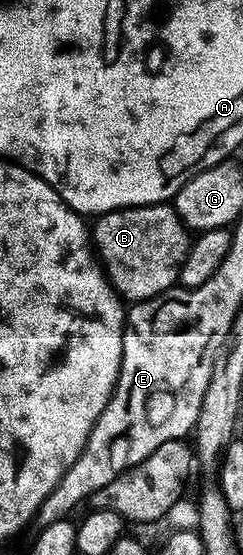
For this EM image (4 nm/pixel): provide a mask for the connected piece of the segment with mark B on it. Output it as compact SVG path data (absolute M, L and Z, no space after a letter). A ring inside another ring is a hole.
M154 202L152 206L128 206L125 210L110 210L107 214L100 214L94 222L89 230L94 253L105 271L108 282L120 299L131 304L144 302L146 298L172 289L178 283L179 269L182 268L187 255L189 230L183 225L174 205Z

